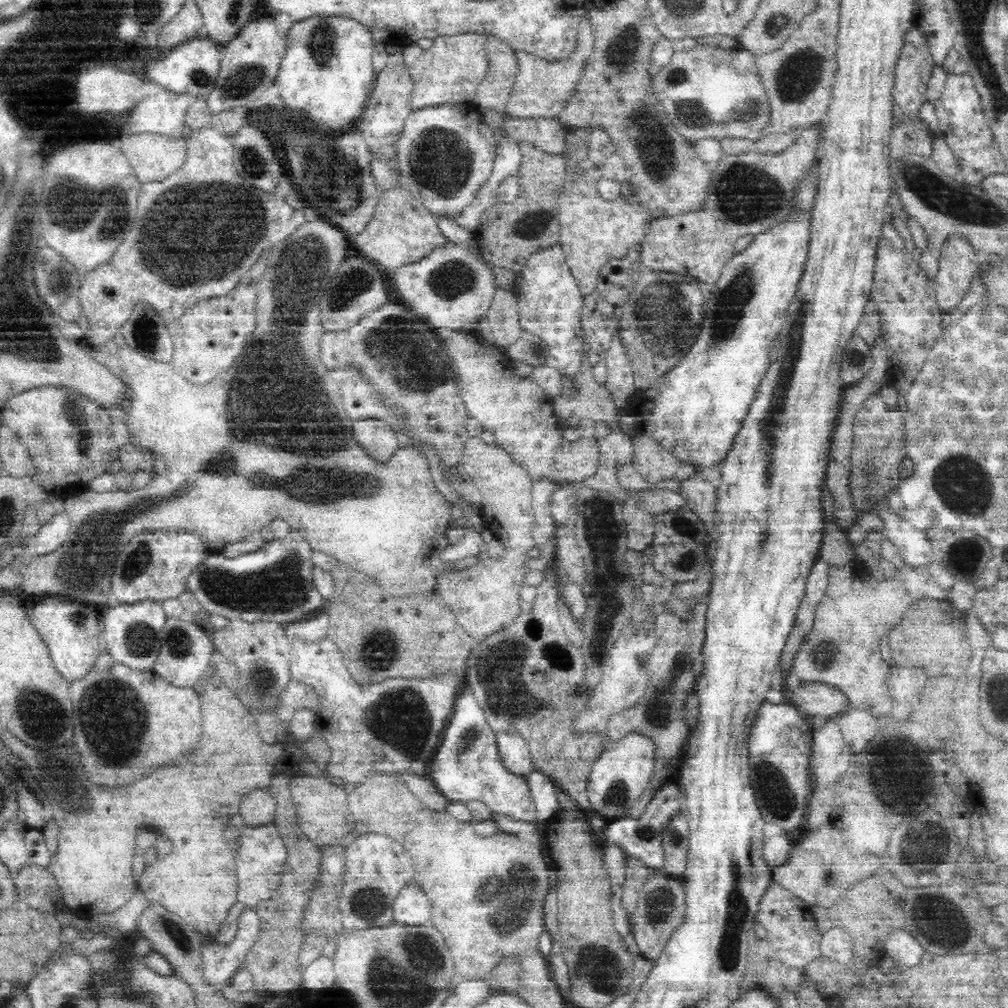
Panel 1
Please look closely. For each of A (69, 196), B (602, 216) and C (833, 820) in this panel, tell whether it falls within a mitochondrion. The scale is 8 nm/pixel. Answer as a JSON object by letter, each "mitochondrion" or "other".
{"A":"mitochondrion","B":"other","C":"other"}

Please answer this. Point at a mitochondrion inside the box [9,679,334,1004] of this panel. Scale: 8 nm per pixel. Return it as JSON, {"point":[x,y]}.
{"point":[41,715]}

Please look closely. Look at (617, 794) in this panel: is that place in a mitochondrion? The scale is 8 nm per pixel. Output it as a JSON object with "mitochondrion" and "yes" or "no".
{"mitochondrion":"yes"}

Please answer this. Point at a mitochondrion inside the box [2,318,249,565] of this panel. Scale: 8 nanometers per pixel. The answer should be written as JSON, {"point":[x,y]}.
{"point":[174,498]}

